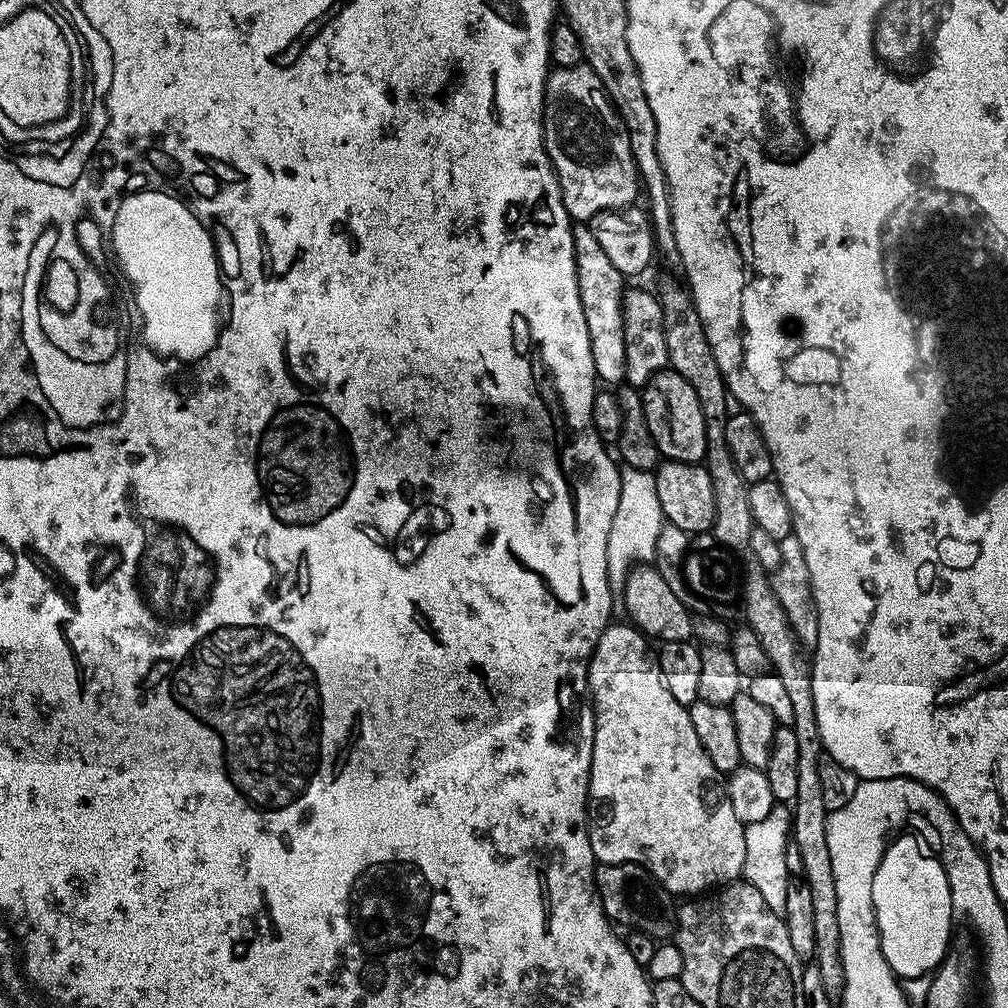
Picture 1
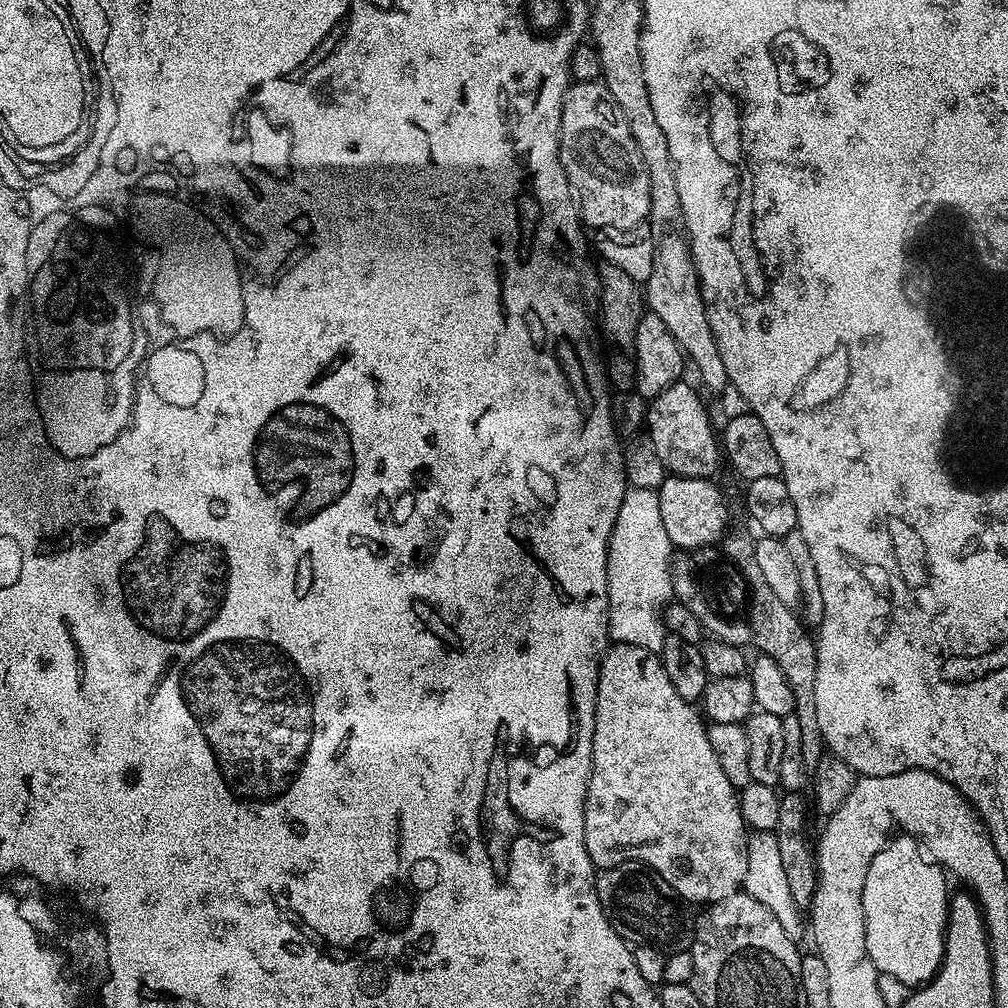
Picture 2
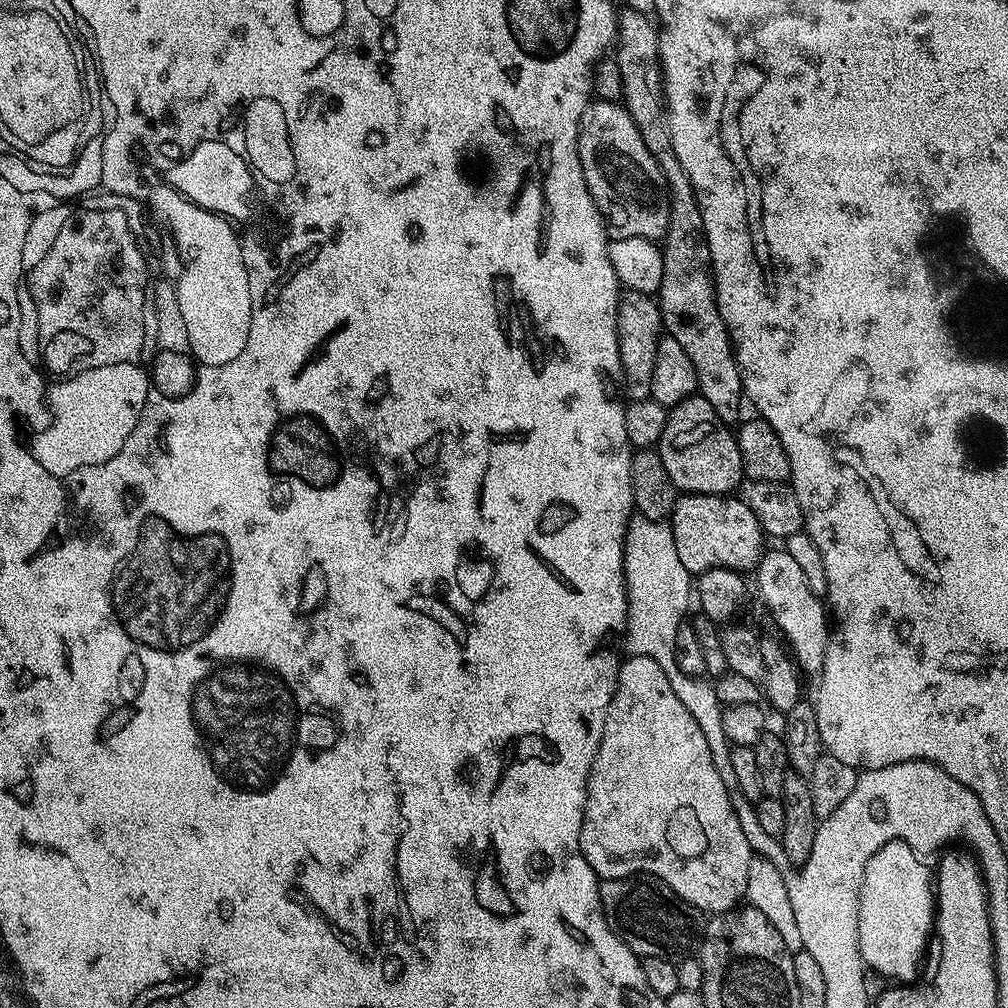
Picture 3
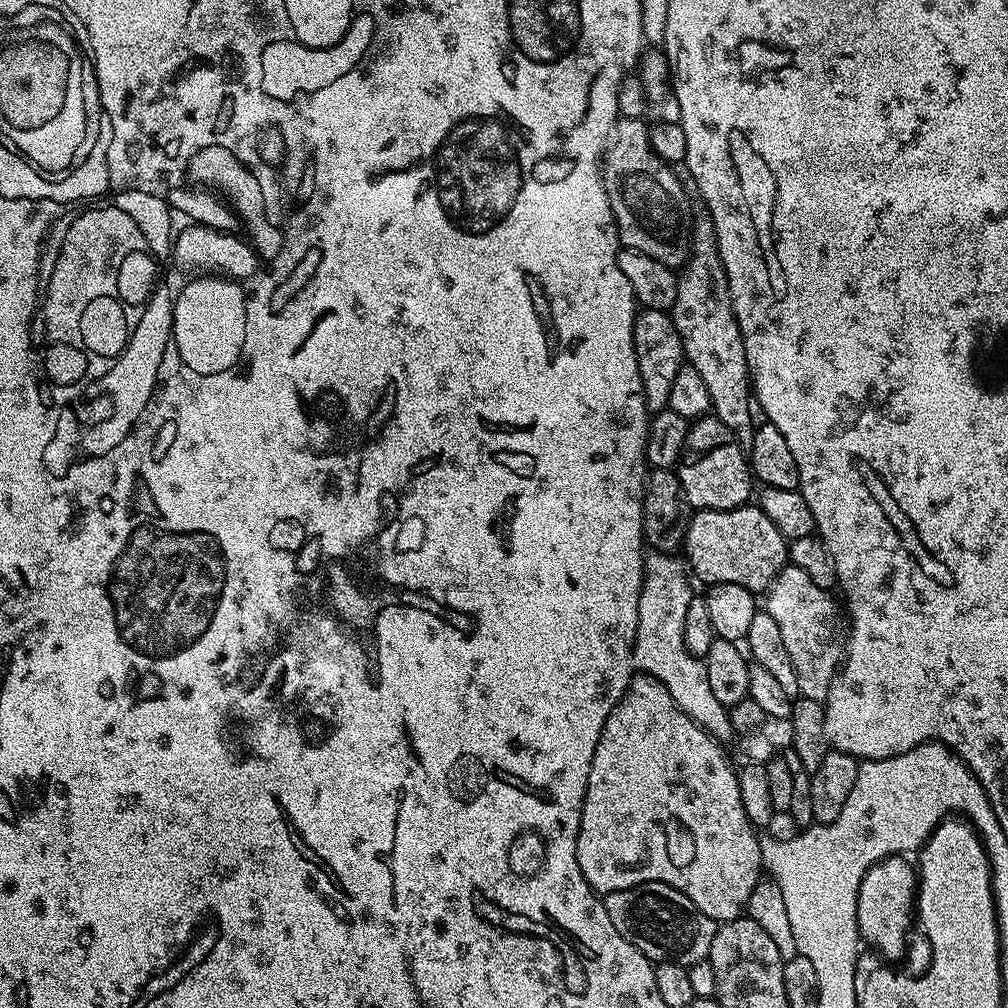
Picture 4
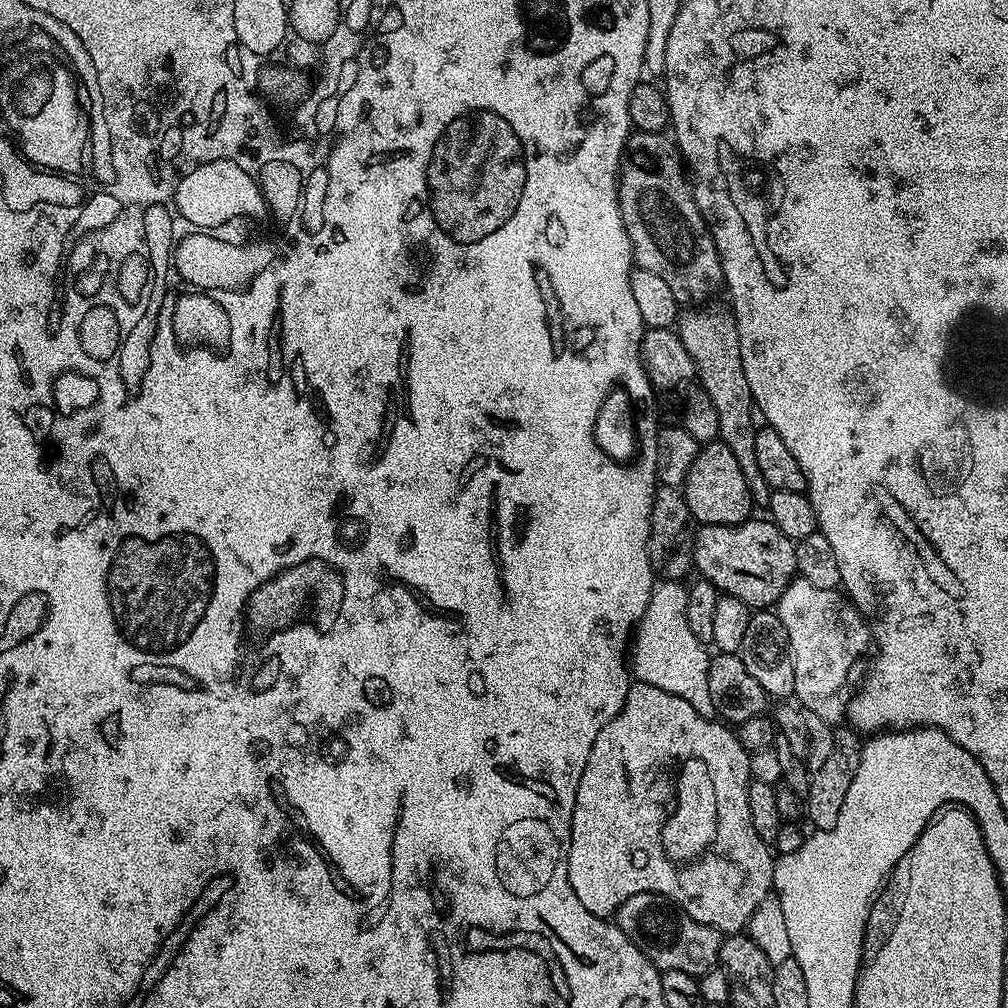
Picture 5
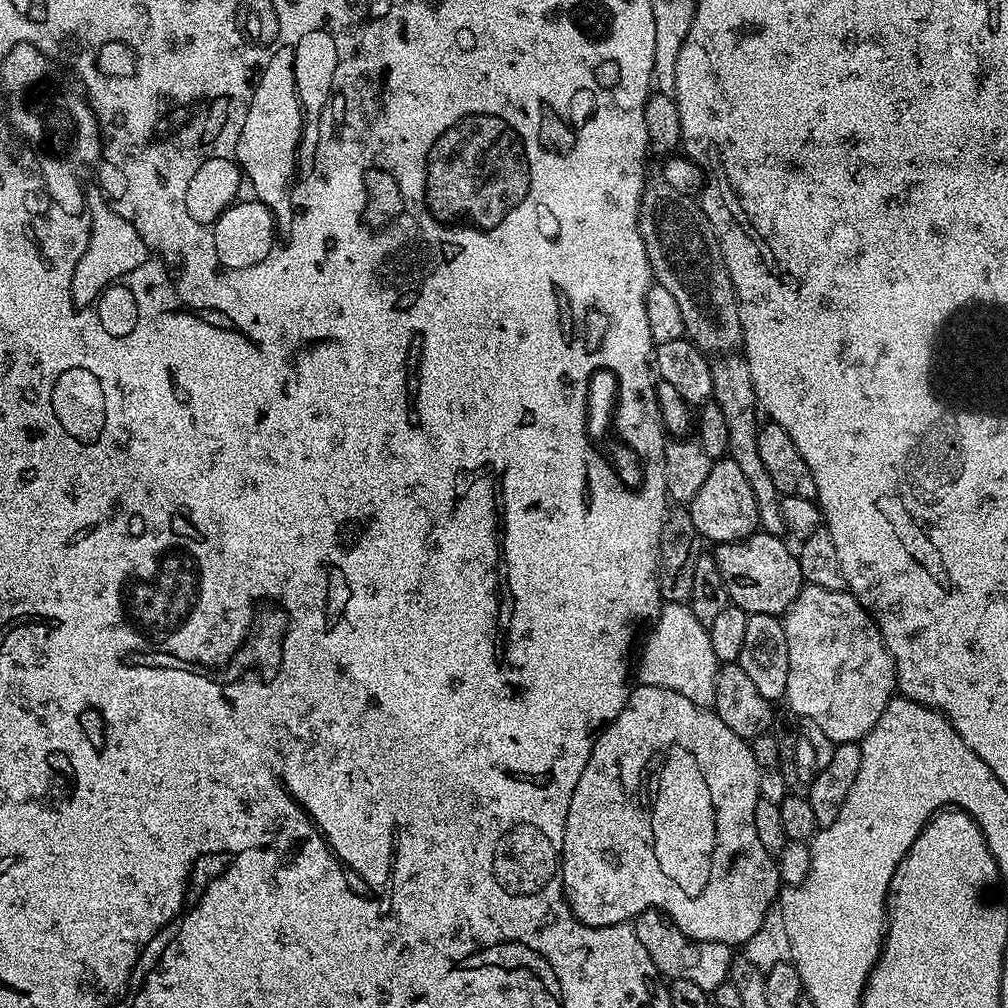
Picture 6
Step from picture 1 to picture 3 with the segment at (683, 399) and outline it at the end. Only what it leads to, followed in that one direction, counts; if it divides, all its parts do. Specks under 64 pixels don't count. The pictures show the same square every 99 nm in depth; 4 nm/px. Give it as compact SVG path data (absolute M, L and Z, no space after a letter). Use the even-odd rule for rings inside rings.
M694 395L688 396L678 406L668 409L666 426L662 430L662 438L658 445L662 458L662 466L666 466L666 474L670 474L670 482L674 482L677 493L706 494L707 496L727 496L735 493L741 487L740 480L745 479L742 466L742 454L738 454L738 442L733 429L714 414L714 406L706 402L706 398Z

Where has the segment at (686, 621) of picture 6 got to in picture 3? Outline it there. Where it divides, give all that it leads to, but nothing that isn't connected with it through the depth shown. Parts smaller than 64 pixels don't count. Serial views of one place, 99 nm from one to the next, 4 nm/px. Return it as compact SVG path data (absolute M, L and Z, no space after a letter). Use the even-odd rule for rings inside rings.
M633 515L624 535L624 589L628 595L627 651L634 656L654 658L654 662L666 670L666 678L670 678L678 702L686 706L706 737L710 758L714 758L714 770L718 770L728 793L735 793L738 778L730 763L733 745L726 738L726 730L722 730L724 708L715 693L716 685L708 678L682 674L678 662L674 662L674 634L678 634L678 626L685 623L684 611L688 608L688 599L691 601L694 596L694 580L678 559L671 523Z

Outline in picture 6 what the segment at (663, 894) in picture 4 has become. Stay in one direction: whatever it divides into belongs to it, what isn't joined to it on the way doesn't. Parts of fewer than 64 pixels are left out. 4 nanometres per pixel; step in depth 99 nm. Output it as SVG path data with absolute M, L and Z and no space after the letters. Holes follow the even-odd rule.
M656 908L646 910L641 916L637 916L634 927L638 934L638 942L646 946L646 954L650 954L661 977L669 981L694 982L709 994L715 993L716 988L722 986L722 982L730 979L734 959L733 945L692 940L686 934L682 934L680 927L665 912L659 912Z

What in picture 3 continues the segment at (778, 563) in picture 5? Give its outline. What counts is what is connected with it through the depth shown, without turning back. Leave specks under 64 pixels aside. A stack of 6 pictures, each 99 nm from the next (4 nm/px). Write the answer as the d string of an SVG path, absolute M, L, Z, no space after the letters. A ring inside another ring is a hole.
M732 494L727 496L681 495L672 508L670 523L674 534L674 546L678 549L678 559L682 561L682 566L686 566L686 570L690 574L699 574L712 570L714 567L729 568L744 574L747 573L747 568L748 571L755 569L760 562L760 557L766 551L766 545L764 545L766 537L764 531L760 529L758 518L754 518L750 506L745 504L743 499Z

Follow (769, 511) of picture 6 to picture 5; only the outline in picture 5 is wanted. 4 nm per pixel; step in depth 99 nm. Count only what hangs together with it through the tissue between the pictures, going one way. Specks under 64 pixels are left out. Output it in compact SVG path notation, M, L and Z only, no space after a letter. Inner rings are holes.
M692 306L681 311L678 317L678 331L682 338L682 346L686 346L690 358L694 358L699 387L704 388L706 394L710 394L710 399L718 410L719 439L723 440L726 446L730 446L734 458L738 458L738 466L742 466L742 474L746 478L746 486L753 501L764 506L767 505L770 489L766 478L762 478L758 457L754 455L758 420L754 415L750 382L746 382L746 370L742 370L742 350L736 318L731 311L724 309L723 312L720 308L708 307Z

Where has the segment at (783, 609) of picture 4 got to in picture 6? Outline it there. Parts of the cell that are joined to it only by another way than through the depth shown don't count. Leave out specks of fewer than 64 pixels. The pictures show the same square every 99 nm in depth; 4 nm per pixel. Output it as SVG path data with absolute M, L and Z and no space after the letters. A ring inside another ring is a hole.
M805 583L801 587L800 593L794 598L792 605L788 607L788 611L783 613L782 619L786 630L786 646L790 650L790 674L786 674L786 694L784 695L786 704L789 704L801 716L801 721L818 726L818 730L822 730L822 734L826 734L826 738L830 738L835 745L854 744L863 740L864 735L874 726L874 722L878 722L878 718L882 718L882 710L886 710L886 706L892 701L898 688L896 665L893 664L886 642L868 611L847 590L826 590L822 586Z

